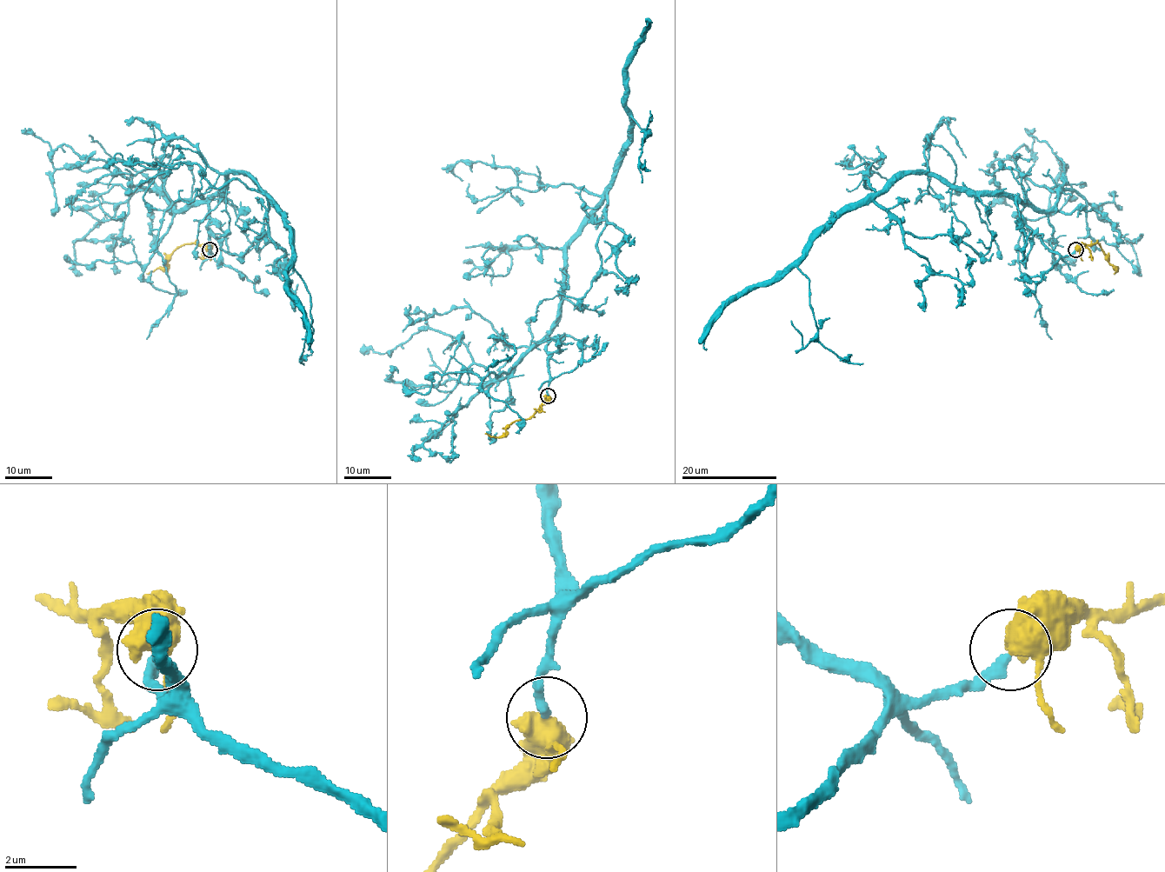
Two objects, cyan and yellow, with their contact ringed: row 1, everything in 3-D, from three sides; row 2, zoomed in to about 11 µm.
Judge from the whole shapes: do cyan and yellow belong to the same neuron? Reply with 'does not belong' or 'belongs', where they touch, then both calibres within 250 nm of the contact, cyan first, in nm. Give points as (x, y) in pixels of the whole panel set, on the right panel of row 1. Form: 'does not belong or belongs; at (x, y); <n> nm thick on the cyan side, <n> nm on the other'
belongs; at (1075, 249); 280 nm thick on the cyan side, 650 nm on the other

